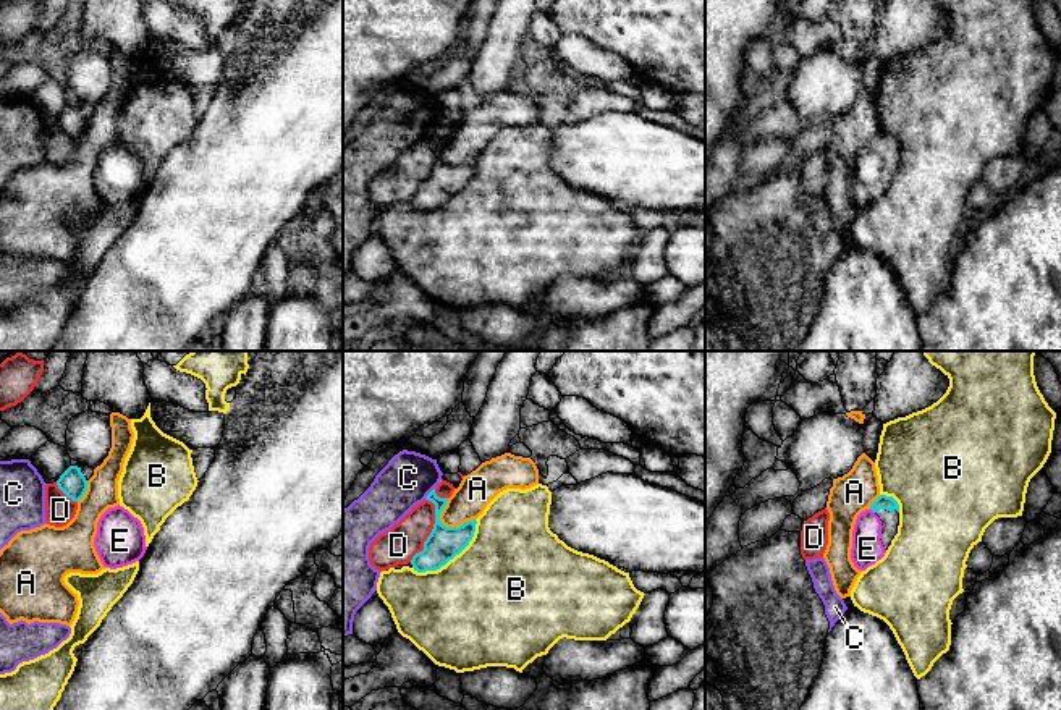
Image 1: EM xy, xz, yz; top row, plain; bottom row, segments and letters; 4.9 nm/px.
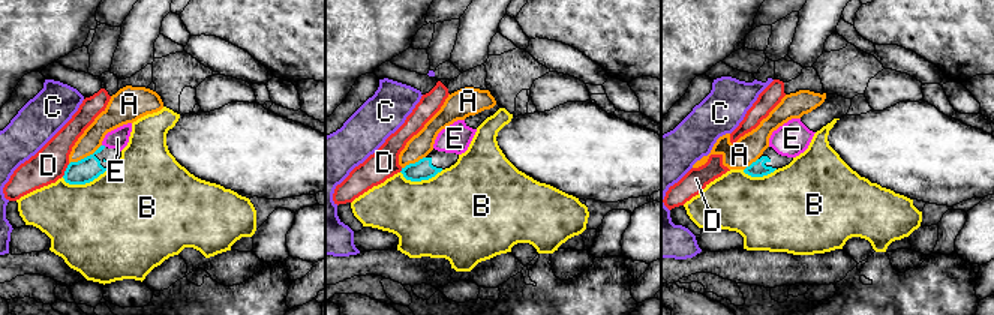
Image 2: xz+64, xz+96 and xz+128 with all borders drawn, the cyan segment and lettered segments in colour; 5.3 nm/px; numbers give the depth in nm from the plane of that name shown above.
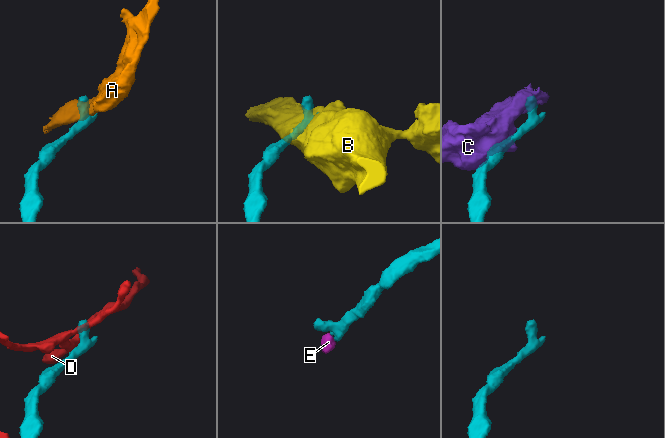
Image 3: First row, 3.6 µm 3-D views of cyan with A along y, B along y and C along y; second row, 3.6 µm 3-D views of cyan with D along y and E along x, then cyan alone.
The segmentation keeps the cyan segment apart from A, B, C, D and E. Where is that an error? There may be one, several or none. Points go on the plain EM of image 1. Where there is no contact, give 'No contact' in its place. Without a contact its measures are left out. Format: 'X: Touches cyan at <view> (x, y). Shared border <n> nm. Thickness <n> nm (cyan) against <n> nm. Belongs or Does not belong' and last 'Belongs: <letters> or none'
A: Touches cyan at xz (455, 165). Shared border 190 nm. Thickness 170 nm (cyan) against 180 nm. Does not belong
B: Touches cyan at xz (452, 196). Shared border 400 nm. Thickness 170 nm (cyan) against 500 nm. Does not belong
C: Touches cyan at xz (429, 131). Shared border 80 nm. Thickness 150 nm (cyan) against 260 nm. Does not belong
D: Touches cyan at xz (432, 169). Shared border 340 nm. Thickness 170 nm (cyan) against 180 nm. Does not belong
E: Touches cyan at yz (872, 147). Shared border 40 nm. Thickness 70 nm (cyan) against 160 nm. Belongs
Belongs: E

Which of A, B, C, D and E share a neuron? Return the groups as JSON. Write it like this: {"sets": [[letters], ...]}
{"sets": [["A"], ["B"], ["C"], ["D"], ["E"]]}

